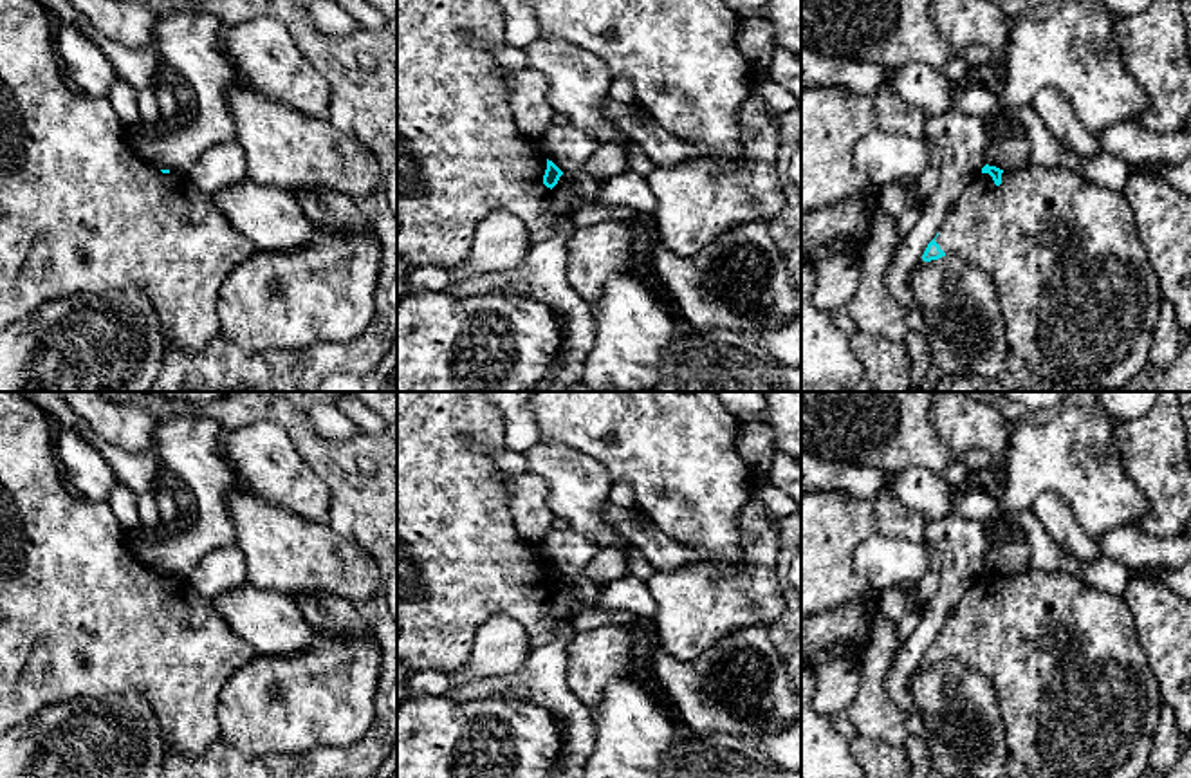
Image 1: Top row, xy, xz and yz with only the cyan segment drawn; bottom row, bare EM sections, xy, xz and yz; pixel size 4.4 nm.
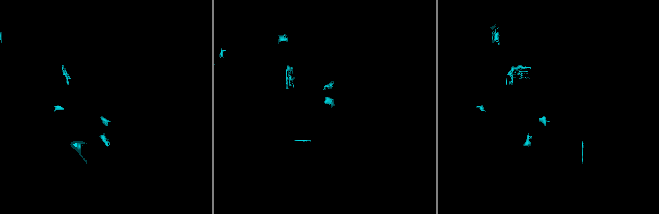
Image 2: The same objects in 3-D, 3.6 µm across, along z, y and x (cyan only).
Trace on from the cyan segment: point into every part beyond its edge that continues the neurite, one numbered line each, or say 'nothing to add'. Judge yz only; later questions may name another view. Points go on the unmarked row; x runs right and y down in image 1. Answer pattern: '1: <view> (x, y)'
1: yz (1078, 699)

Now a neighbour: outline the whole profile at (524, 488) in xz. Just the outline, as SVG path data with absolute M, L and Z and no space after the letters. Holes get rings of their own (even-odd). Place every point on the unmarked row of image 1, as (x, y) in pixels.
M511 473L507 478L514 527L529 543L540 545L552 529L554 513L549 505L549 484L534 473Z

